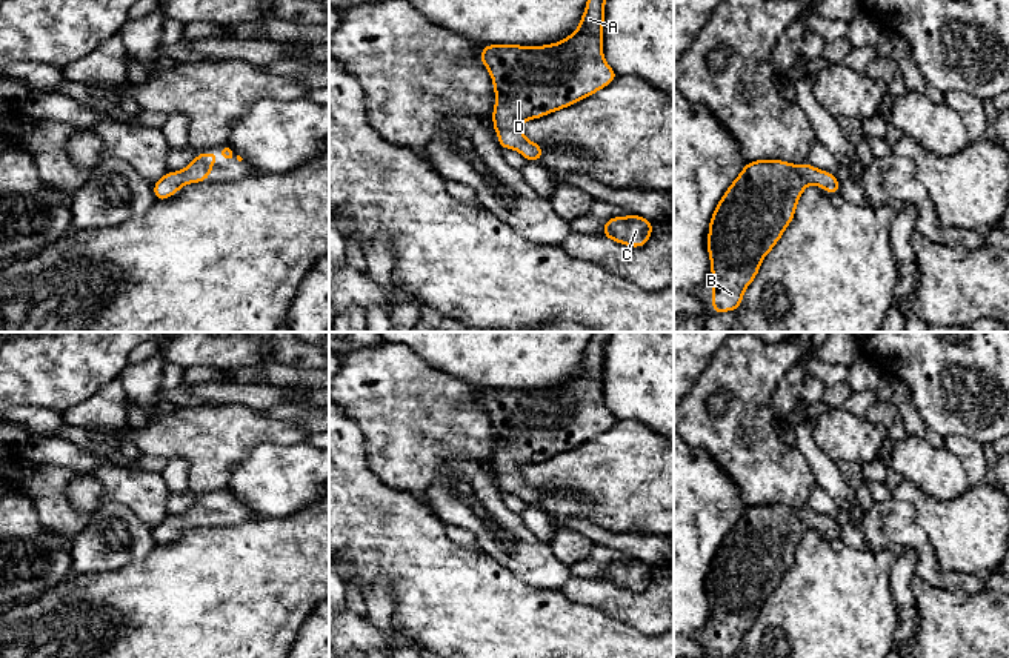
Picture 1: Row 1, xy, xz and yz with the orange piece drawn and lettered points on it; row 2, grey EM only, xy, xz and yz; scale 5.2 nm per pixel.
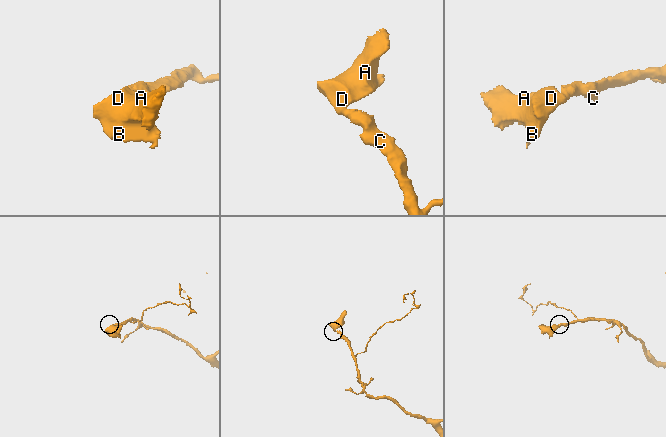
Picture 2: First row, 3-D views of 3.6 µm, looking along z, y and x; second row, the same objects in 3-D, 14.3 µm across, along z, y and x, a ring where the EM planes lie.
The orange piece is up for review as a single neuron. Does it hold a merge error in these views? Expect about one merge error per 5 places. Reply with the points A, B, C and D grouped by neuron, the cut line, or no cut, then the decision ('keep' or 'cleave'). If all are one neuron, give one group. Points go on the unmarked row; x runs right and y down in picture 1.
A B C D | no cut | keep

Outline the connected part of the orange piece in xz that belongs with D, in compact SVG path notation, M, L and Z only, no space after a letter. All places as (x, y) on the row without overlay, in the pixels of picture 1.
M592 332L578 372L566 383L543 390L488 389L480 404L492 421L495 449L492 469L503 494L520 497L528 506L538 506L543 494L523 480L521 469L572 450L611 429L618 420L603 400L604 347L612 332Z

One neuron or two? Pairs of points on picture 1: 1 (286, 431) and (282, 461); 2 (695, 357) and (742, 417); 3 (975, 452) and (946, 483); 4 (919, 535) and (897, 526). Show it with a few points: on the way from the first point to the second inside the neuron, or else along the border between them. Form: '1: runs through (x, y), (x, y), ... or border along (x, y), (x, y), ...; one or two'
1: border along (305, 440), (289, 445), (260, 443), (249, 454); two
2: border along (720, 348), (689, 391); two
3: border along (943, 446), (959, 458), (971, 483); two
4: runs through (914, 535), (902, 528); one

